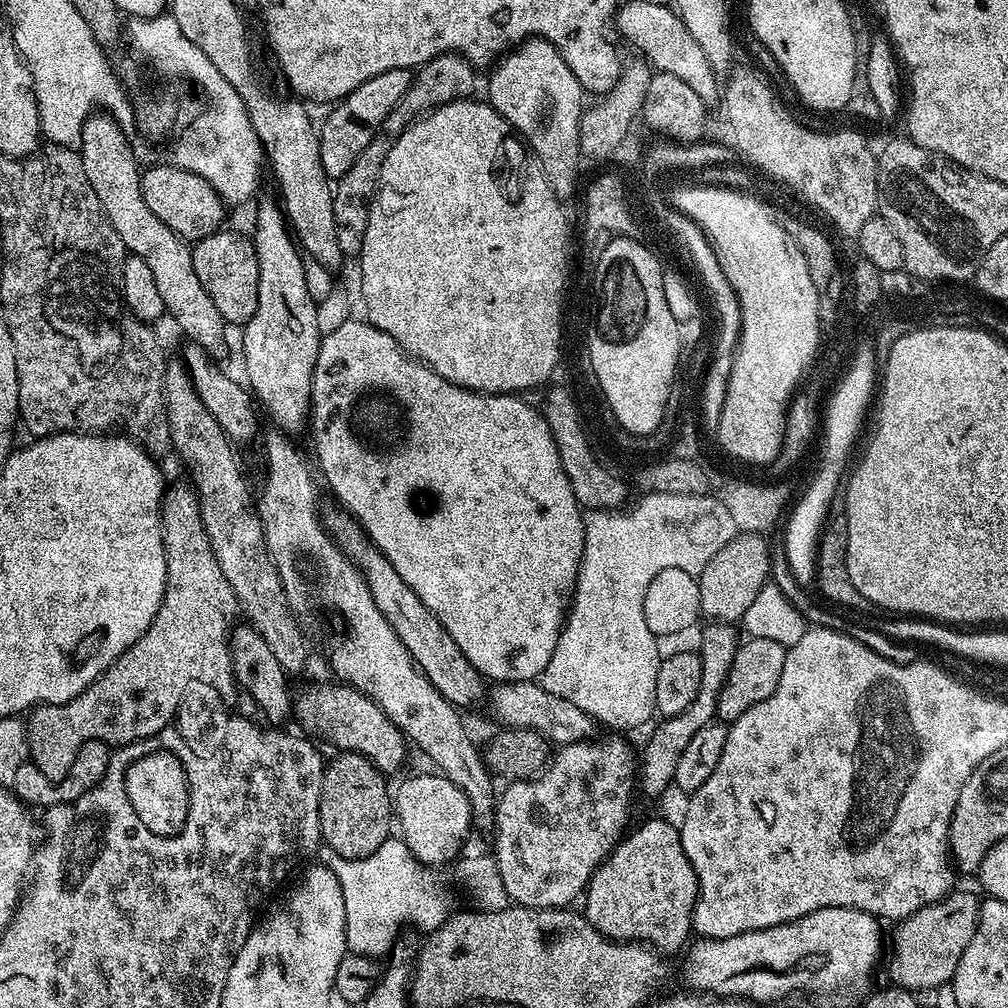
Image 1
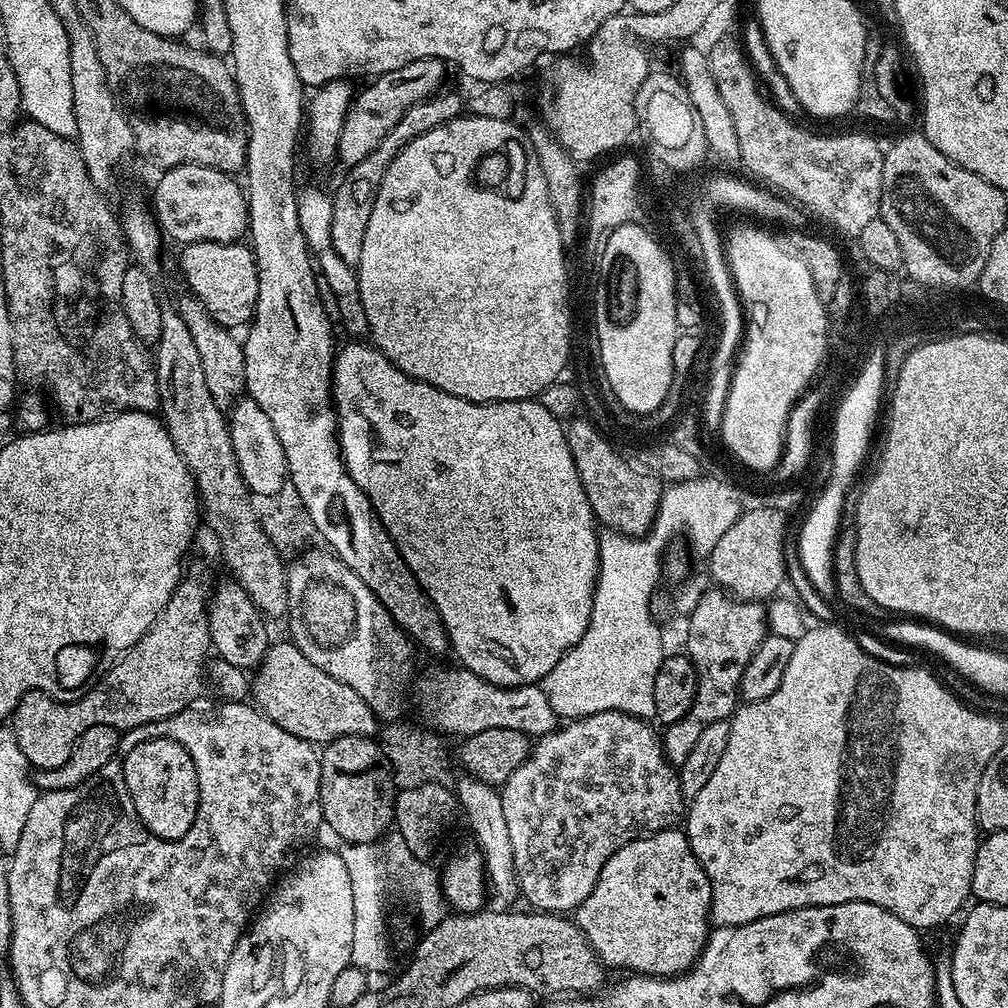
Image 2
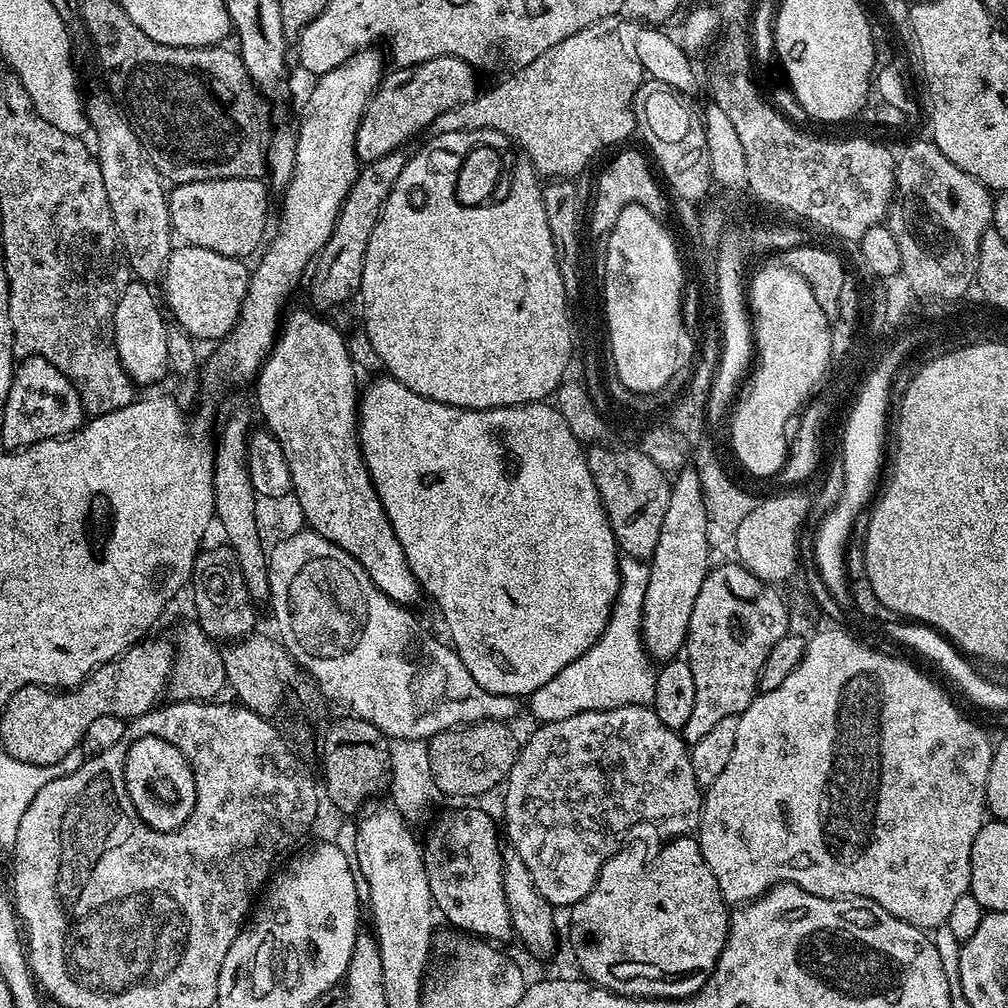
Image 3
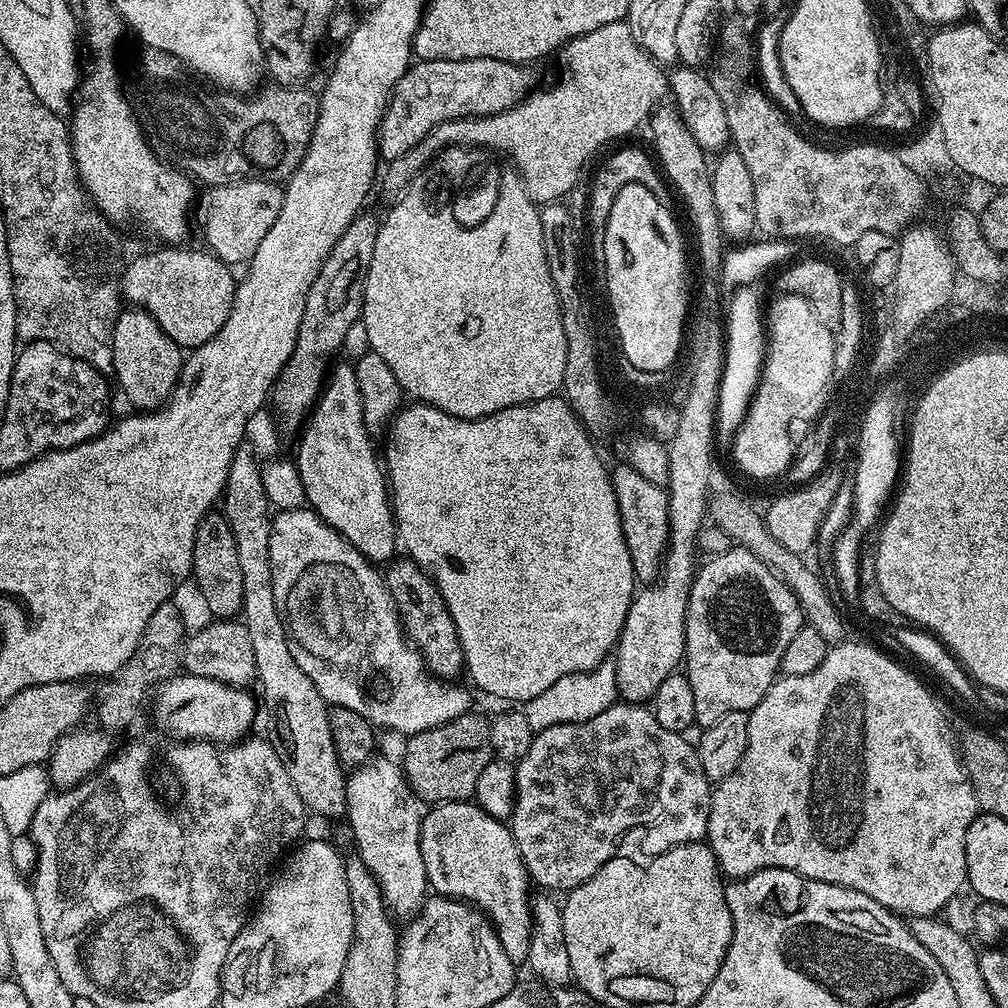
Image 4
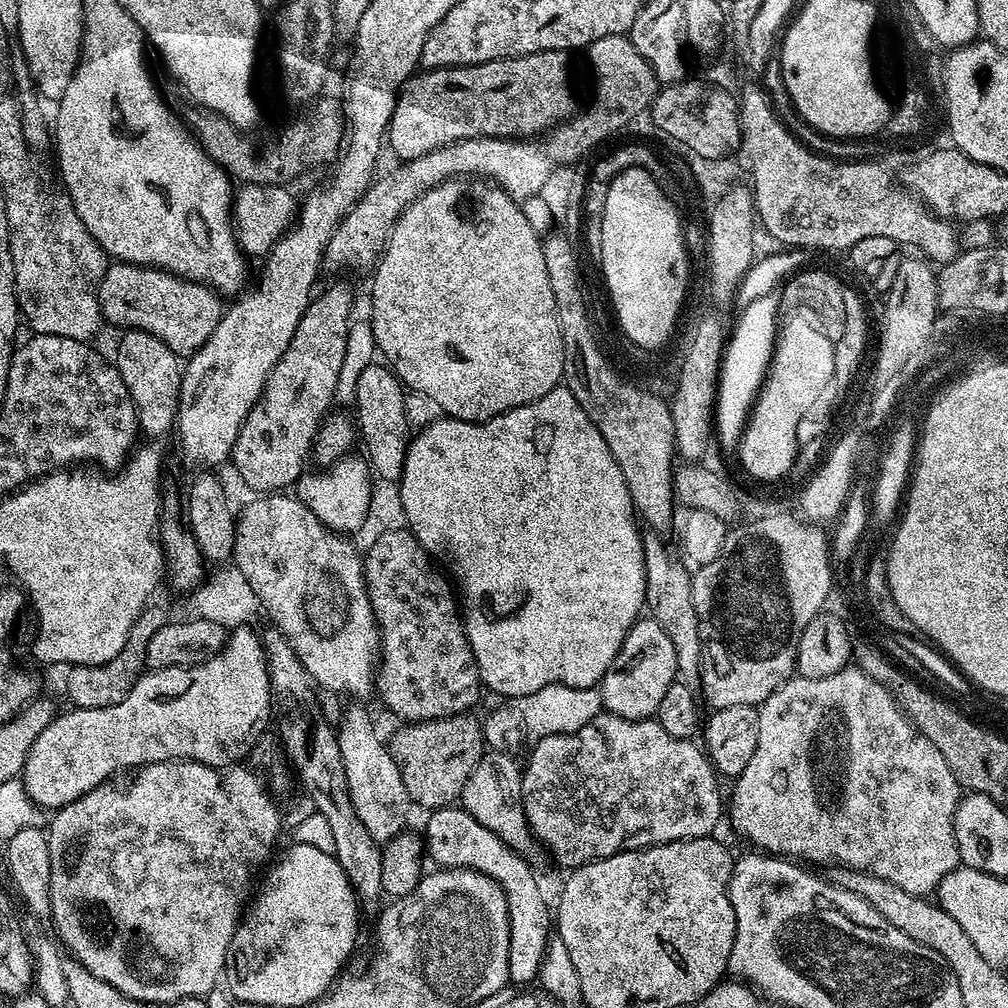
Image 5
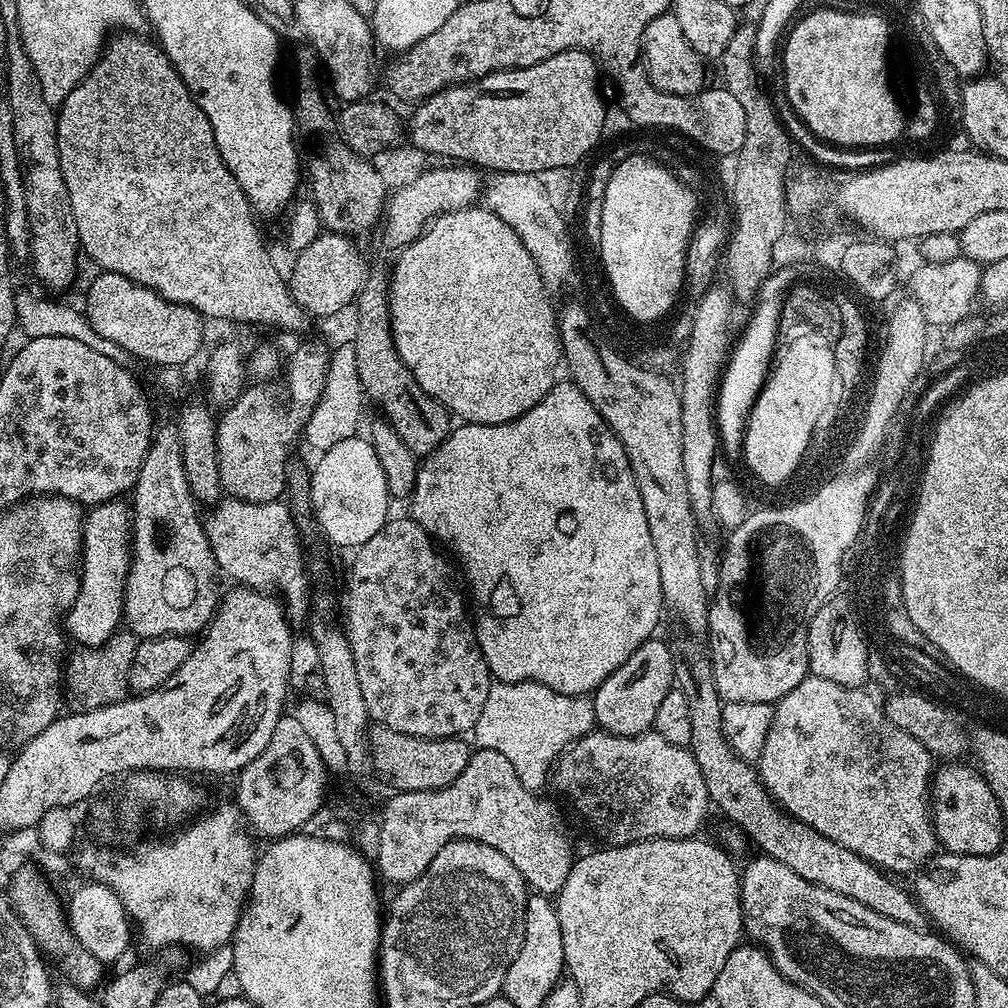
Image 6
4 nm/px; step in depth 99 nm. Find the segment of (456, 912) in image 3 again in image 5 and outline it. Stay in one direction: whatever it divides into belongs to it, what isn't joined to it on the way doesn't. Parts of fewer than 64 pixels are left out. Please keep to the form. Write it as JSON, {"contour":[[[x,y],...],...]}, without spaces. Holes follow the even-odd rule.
{"contour":[[[463,806],[437,808],[431,813],[428,825],[422,831],[426,856],[440,868],[472,868],[494,878],[504,888],[506,906],[510,914],[510,950],[508,951],[508,978],[513,985],[528,986],[540,975],[542,958],[548,949],[550,933],[554,928],[554,916],[550,904],[544,901],[544,892],[536,881],[525,857],[514,851],[494,830],[486,830],[478,818],[469,814]]]}

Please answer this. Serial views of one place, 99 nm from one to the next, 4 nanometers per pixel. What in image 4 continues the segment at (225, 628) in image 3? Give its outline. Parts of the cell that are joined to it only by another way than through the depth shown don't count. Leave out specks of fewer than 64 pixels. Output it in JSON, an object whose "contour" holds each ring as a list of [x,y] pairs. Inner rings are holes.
{"contour":[[[212,510],[204,515],[194,534],[191,579],[200,587],[204,604],[216,618],[232,618],[239,613],[242,602],[242,569],[238,566],[238,546],[234,546],[234,534],[226,518]]]}

